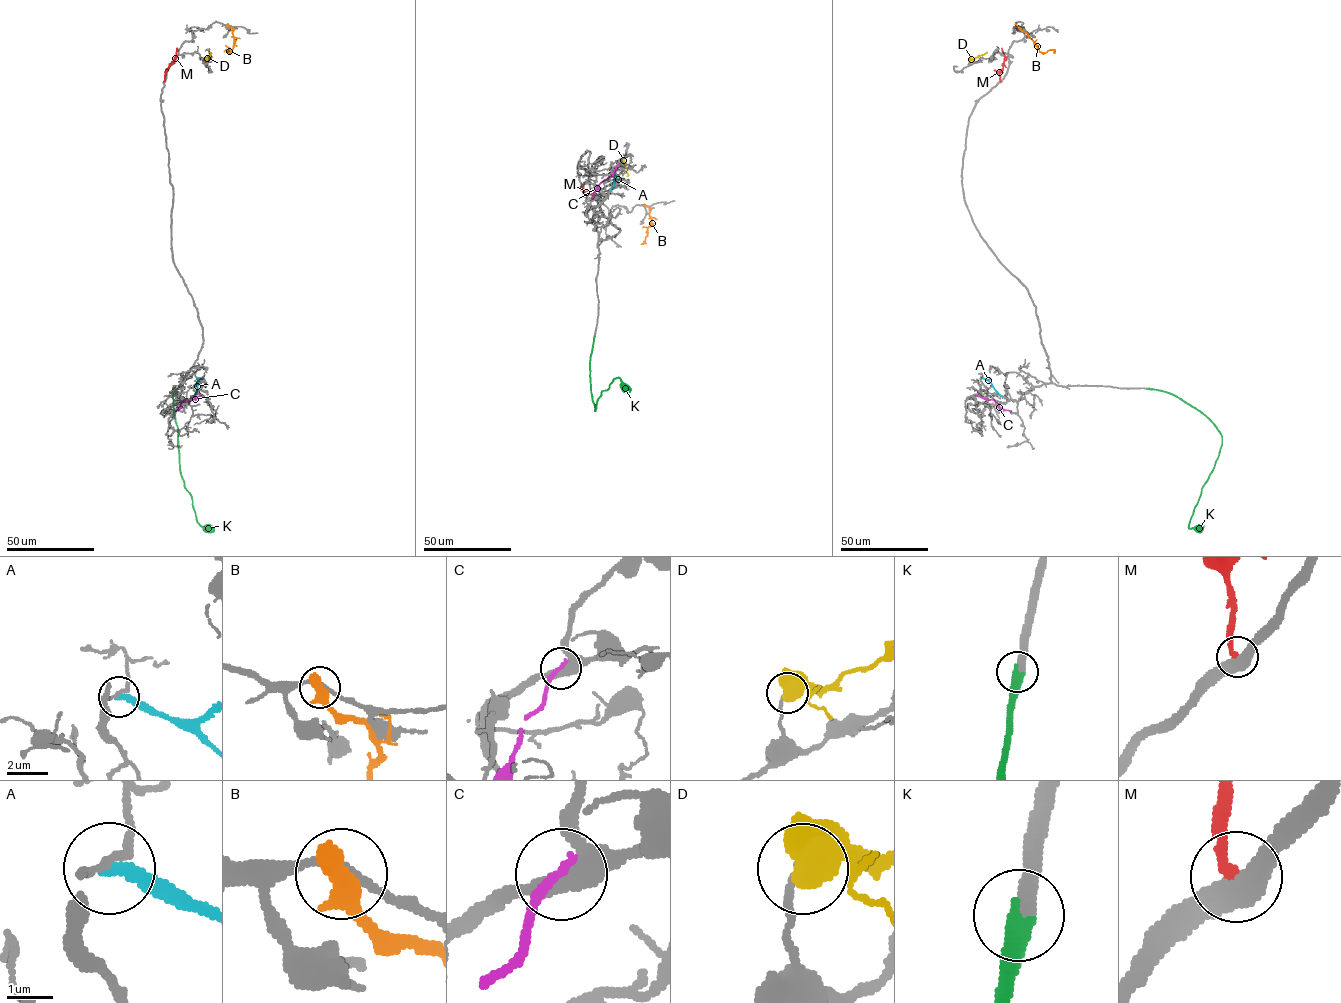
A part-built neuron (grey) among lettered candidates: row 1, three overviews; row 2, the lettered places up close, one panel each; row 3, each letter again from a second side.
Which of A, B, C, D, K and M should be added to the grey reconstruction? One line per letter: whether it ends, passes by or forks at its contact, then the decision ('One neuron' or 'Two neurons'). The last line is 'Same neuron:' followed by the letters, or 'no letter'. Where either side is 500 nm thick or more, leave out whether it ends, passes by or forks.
A: It ends there. Two neurons
B: Two neurons
C: It ends there. Two neurons
D: Two neurons
K: It ends there. One neuron
M: It ends there. Two neurons
Same neuron: K

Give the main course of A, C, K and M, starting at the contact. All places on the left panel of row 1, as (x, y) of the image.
A: (197, 378), (197, 391), (193, 396)
C: (200, 395), (184, 400), (175, 411)
K: (177, 389), (172, 395), (179, 470), (192, 499), (197, 522), (203, 528), (212, 527)
M: (164, 81), (165, 71), (173, 61), (177, 48)

